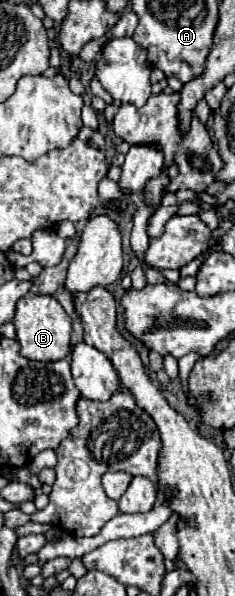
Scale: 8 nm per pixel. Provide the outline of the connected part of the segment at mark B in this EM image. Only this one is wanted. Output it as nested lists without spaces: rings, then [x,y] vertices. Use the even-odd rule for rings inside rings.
[[[26,295],[16,303],[16,339],[20,343],[20,355],[32,361],[58,361],[70,353],[72,321],[52,295]]]

